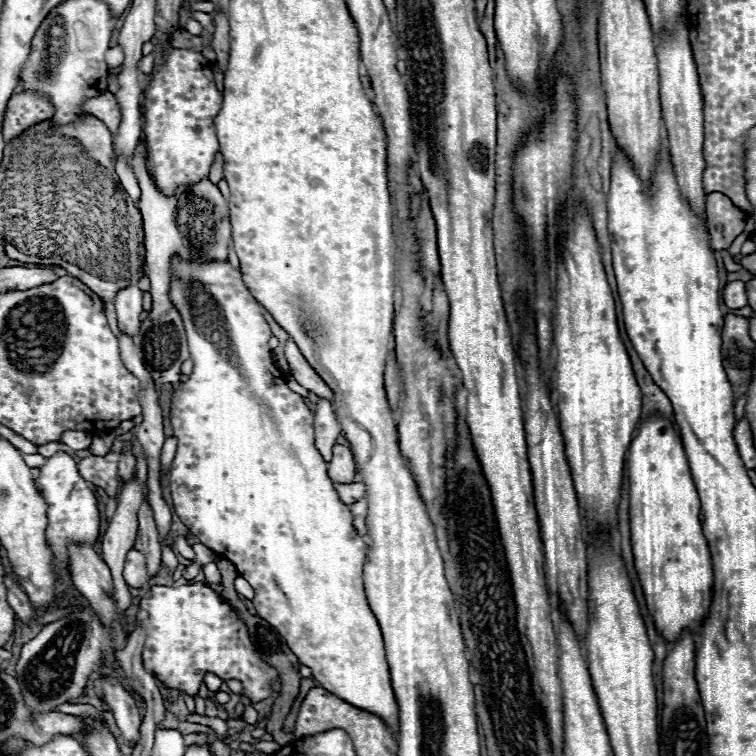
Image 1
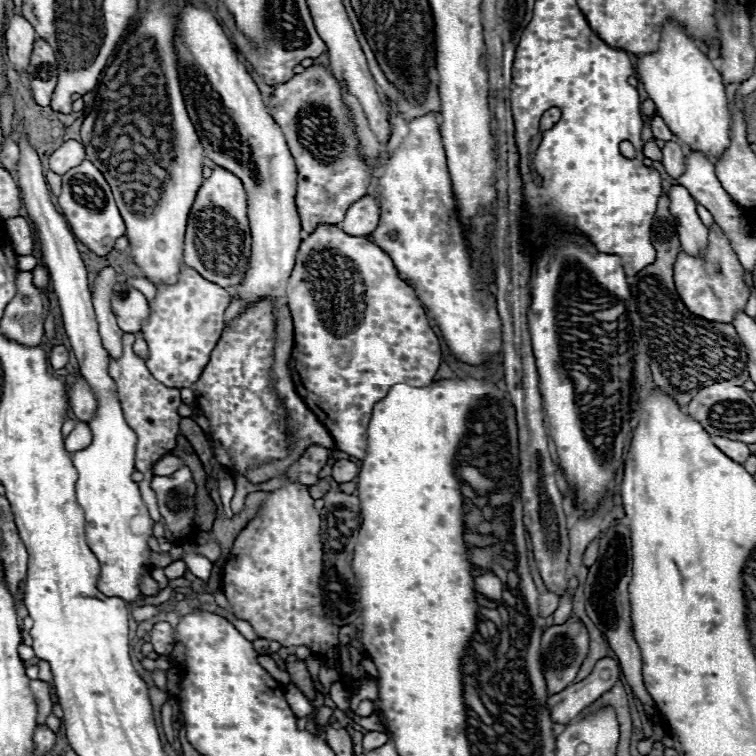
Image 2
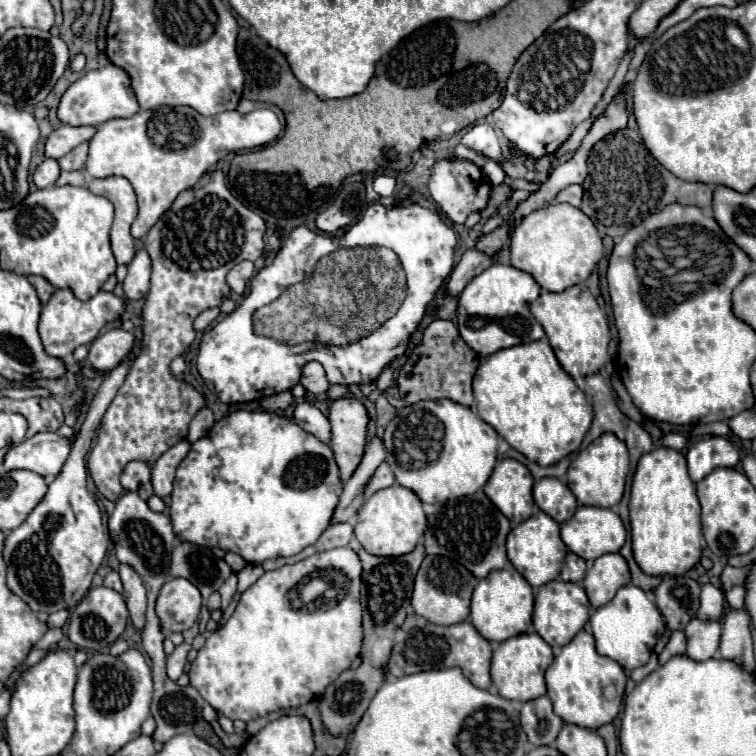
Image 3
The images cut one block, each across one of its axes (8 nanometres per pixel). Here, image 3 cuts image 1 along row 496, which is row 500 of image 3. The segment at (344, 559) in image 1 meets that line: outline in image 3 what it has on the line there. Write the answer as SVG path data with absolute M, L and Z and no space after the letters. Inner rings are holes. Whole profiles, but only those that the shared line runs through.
M236 410L216 422L210 434L196 440L178 466L170 520L176 536L184 542L218 546L224 552L240 554L248 564L262 564L268 558L296 556L306 546L314 544L330 526L340 494L340 470L328 444L304 432L296 422L274 412Z

